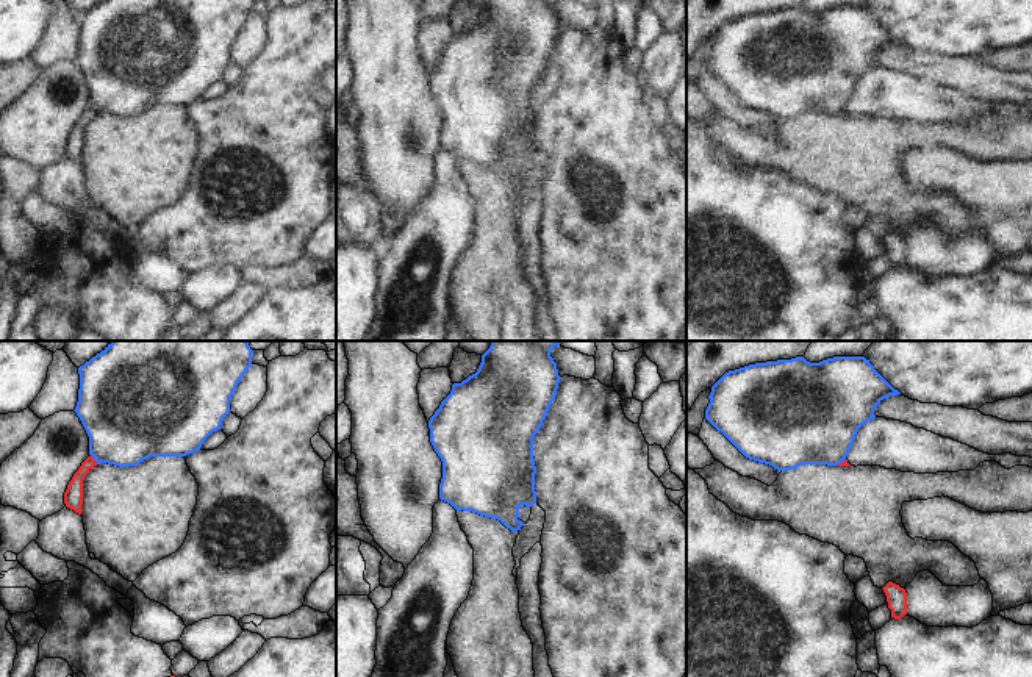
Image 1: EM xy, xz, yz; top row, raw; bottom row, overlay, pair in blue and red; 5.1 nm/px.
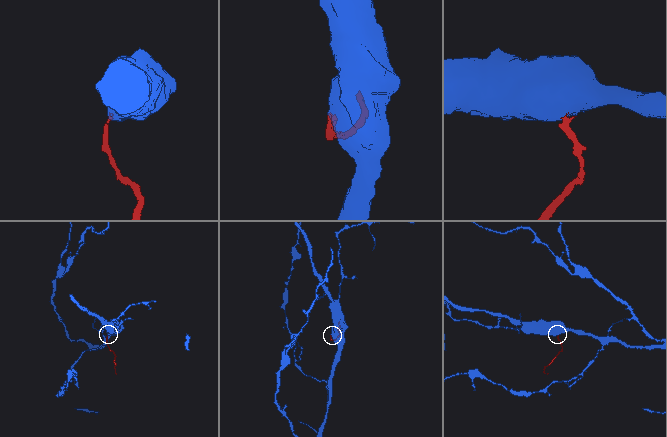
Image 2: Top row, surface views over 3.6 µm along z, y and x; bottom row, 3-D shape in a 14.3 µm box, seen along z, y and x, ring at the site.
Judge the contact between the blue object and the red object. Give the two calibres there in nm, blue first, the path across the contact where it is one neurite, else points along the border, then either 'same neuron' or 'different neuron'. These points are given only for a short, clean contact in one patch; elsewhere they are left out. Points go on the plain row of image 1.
calibres 420 and 100 nm; border xy (91, 105), (97, 113); different neuron

